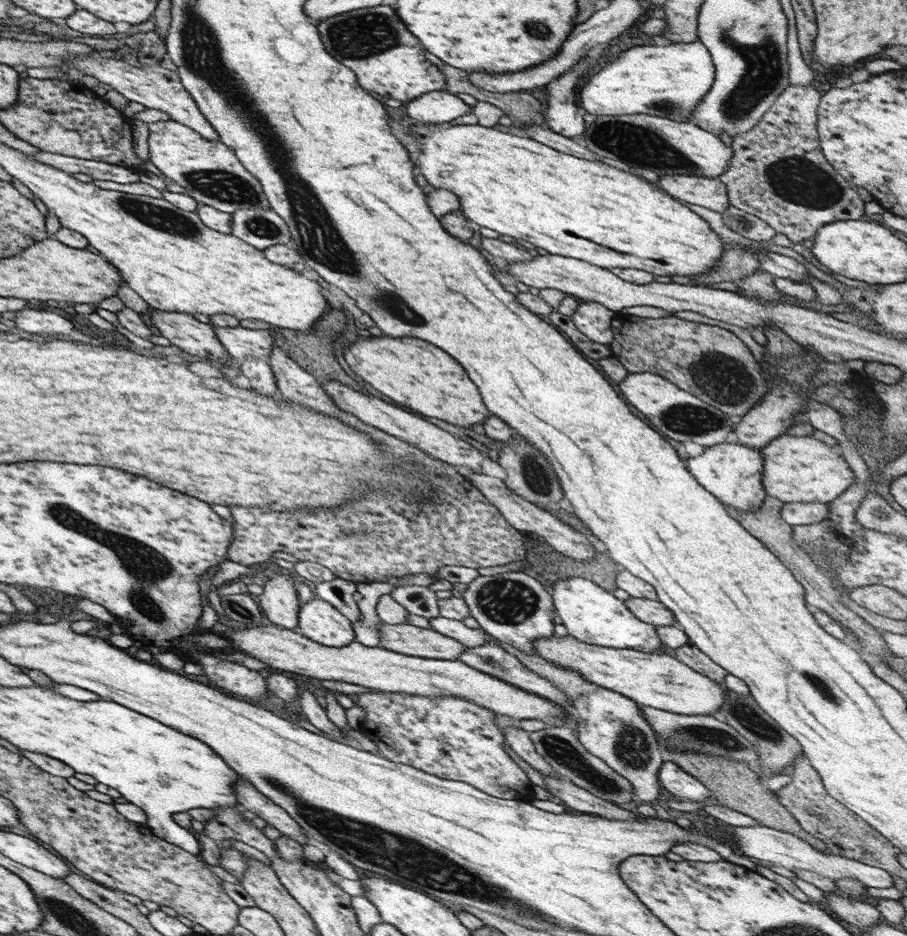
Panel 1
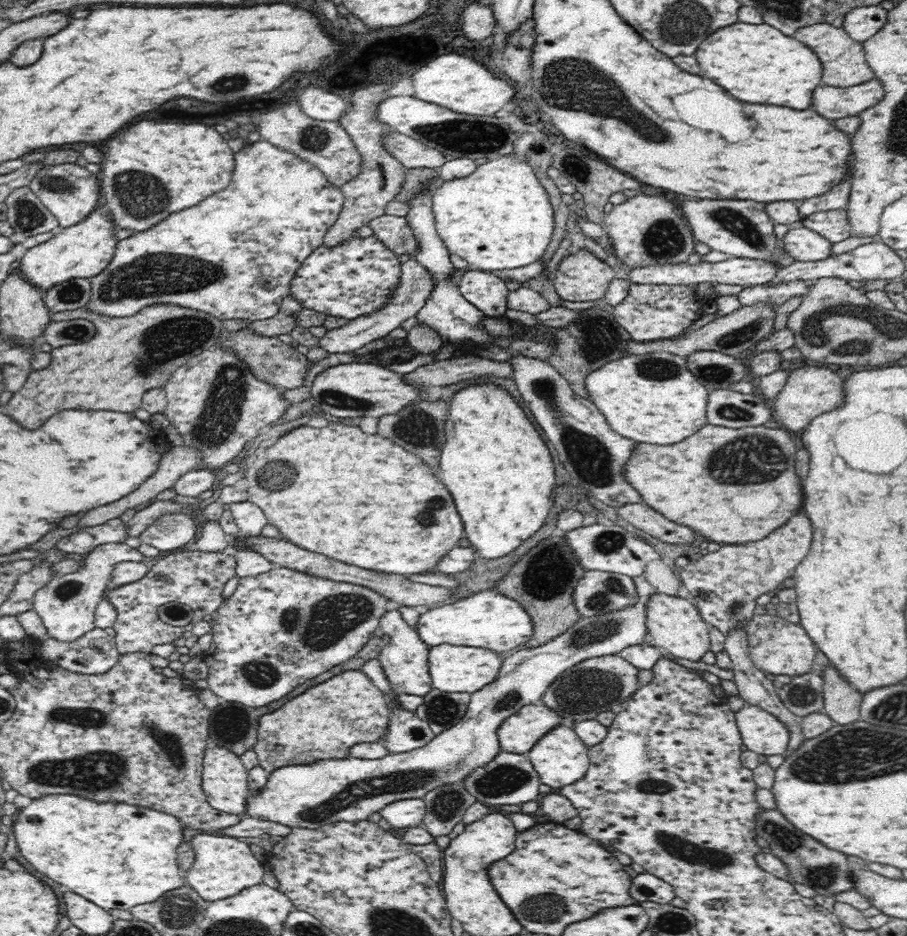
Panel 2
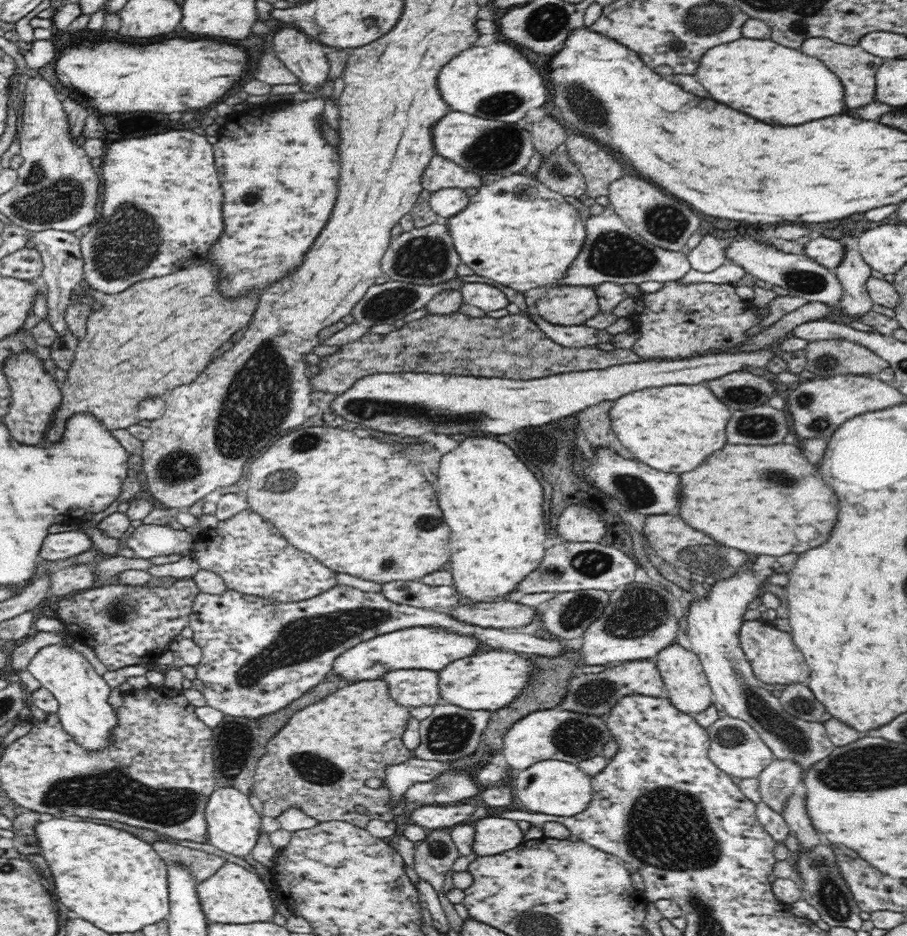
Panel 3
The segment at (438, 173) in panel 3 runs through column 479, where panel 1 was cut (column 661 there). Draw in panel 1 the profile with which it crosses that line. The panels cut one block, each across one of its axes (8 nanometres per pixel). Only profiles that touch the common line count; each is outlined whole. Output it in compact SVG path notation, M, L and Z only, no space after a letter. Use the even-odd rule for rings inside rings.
M659 175L659 188L672 198L697 204L715 212L729 207L724 184L718 178L683 175Z

